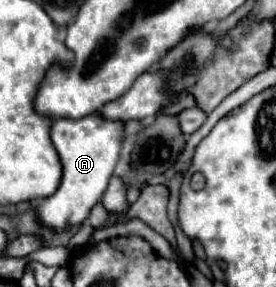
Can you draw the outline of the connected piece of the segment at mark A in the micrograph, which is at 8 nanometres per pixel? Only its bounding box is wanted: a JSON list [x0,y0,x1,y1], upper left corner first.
[36,113,122,233]

